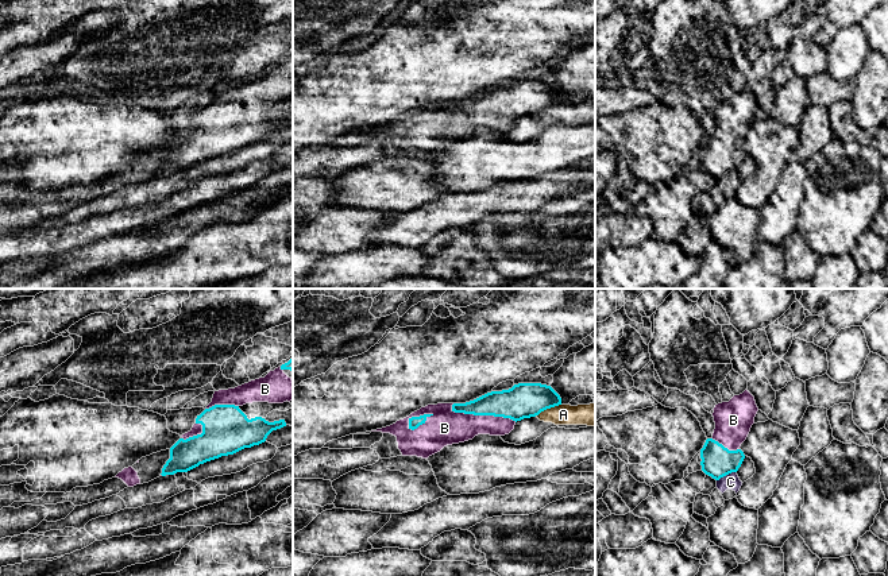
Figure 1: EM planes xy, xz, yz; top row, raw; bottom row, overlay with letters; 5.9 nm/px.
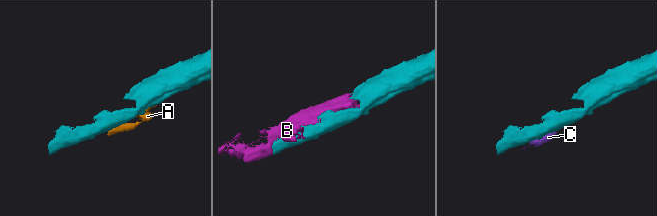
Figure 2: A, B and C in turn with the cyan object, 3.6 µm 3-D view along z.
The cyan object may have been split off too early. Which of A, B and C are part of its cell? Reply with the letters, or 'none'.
B

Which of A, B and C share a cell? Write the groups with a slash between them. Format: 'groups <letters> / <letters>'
groups A C / B

